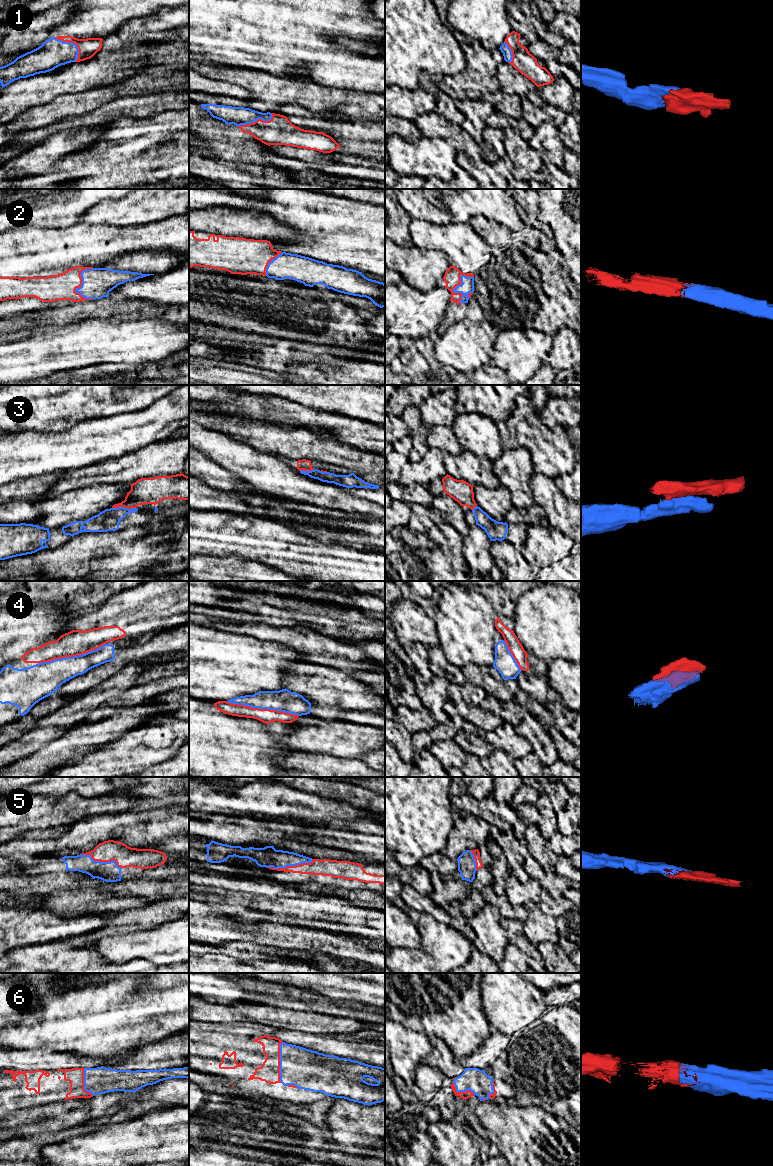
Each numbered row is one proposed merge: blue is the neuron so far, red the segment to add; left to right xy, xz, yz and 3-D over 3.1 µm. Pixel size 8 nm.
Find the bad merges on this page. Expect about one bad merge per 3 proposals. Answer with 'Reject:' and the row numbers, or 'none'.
Reject: 3

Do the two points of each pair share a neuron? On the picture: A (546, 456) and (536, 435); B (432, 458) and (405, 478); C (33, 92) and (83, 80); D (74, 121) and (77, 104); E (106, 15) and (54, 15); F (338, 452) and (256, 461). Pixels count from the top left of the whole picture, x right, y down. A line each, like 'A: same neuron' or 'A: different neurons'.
A: same neuron
B: same neuron
C: same neuron
D: different neurons
E: different neurons
F: different neurons

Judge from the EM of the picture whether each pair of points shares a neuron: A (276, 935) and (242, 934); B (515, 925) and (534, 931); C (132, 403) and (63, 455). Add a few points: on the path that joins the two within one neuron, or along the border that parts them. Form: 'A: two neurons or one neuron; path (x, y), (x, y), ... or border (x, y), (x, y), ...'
A: one neuron; path (268, 935), (265, 937), (250, 936)
B: two neurons; border (522, 922), (524, 934), (535, 946)
C: two neurons; border (140, 410), (94, 418)

